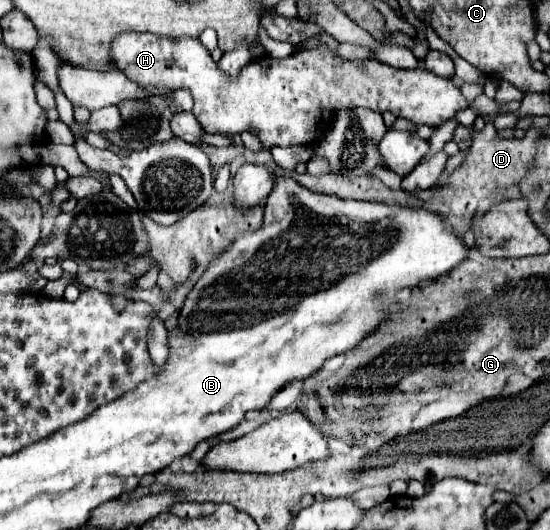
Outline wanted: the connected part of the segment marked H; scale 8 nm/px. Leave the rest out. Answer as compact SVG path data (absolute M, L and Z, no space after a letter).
M124 31L114 37L110 55L114 65L148 95L172 95L178 89L188 89L194 97L194 117L206 133L234 135L250 131L260 137L264 147L280 145L308 145L322 139L326 129L326 113L352 107L368 107L372 111L392 111L396 117L404 117L414 125L438 127L440 123L456 117L458 111L468 107L466 97L460 91L460 81L438 77L422 67L418 69L394 69L376 59L354 59L342 61L328 47L318 47L312 51L296 51L284 59L274 59L264 55L254 63L248 63L238 77L228 77L210 57L210 51L200 43L200 39L170 39L164 35Z

